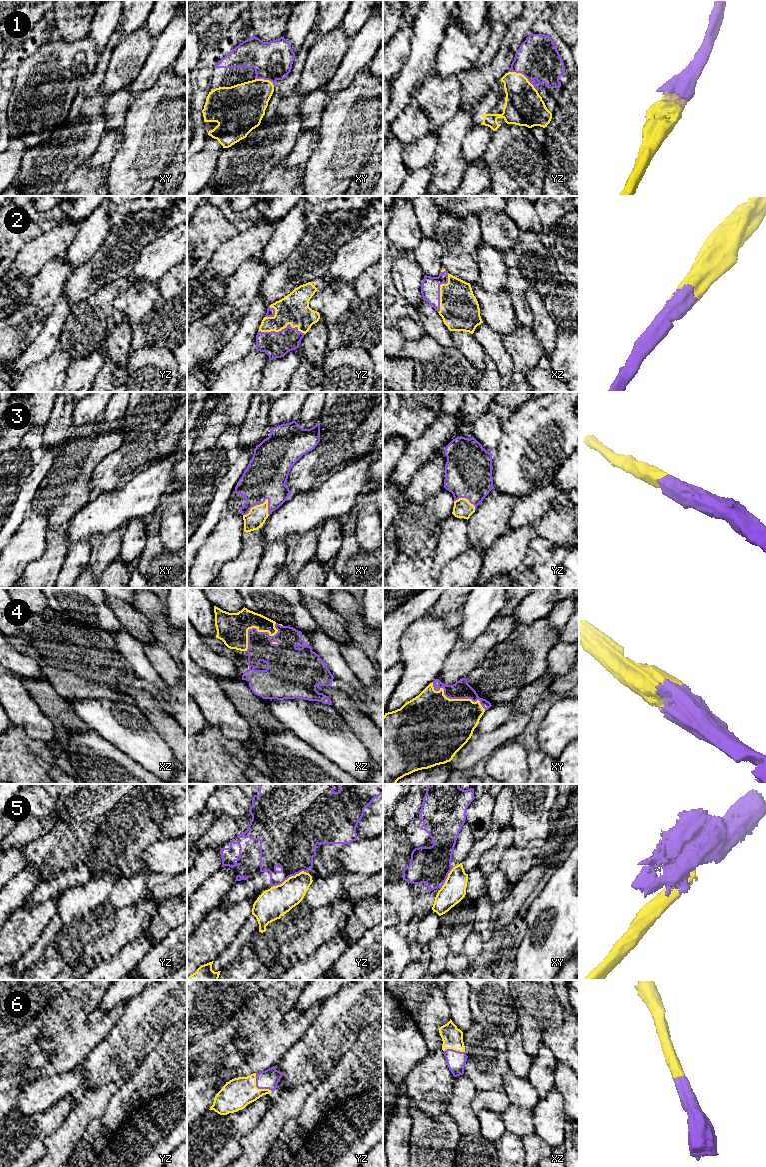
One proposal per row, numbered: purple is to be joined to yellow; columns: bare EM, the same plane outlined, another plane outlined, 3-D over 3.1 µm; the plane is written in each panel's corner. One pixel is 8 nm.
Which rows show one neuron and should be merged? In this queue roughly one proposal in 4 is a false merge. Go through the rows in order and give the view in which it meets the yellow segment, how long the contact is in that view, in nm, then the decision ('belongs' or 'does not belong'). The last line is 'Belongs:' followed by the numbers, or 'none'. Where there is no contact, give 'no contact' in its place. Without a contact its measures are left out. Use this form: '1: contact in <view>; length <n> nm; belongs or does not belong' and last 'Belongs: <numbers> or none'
1: contact in yz; length 280 nm; belongs
2: contact in yz; length 380 nm; belongs
3: contact in xy; length 240 nm; belongs
4: contact in xy; length 480 nm; belongs
5: contact in yz; length 320 nm; belongs
6: contact in yz; length 200 nm; belongs
Belongs: 1, 2, 3, 4, 5, 6

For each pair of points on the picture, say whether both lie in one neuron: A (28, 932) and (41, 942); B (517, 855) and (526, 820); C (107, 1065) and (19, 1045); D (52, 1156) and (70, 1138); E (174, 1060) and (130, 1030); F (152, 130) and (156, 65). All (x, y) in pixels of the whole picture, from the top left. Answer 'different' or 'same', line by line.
A: different
B: different
C: different
D: same
E: different
F: different

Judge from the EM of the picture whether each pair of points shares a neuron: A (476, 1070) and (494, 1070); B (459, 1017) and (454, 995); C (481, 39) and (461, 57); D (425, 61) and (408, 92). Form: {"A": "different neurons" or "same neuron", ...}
{"A": "same neuron", "B": "same neuron", "C": "same neuron", "D": "same neuron"}

